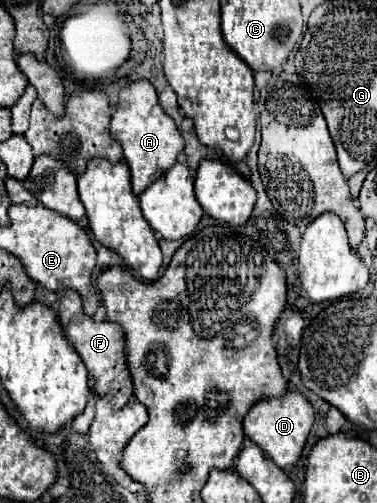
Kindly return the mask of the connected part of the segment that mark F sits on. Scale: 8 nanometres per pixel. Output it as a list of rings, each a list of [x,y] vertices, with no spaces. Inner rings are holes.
[[[66,290],[58,302],[58,322],[62,326],[62,332],[66,340],[74,346],[74,350],[80,354],[82,362],[88,368],[88,386],[90,392],[96,396],[106,396],[112,392],[110,404],[112,408],[122,408],[134,394],[132,394],[132,380],[128,374],[128,366],[124,360],[124,334],[122,328],[112,322],[94,322],[82,312],[82,300],[80,294],[74,290]]]

